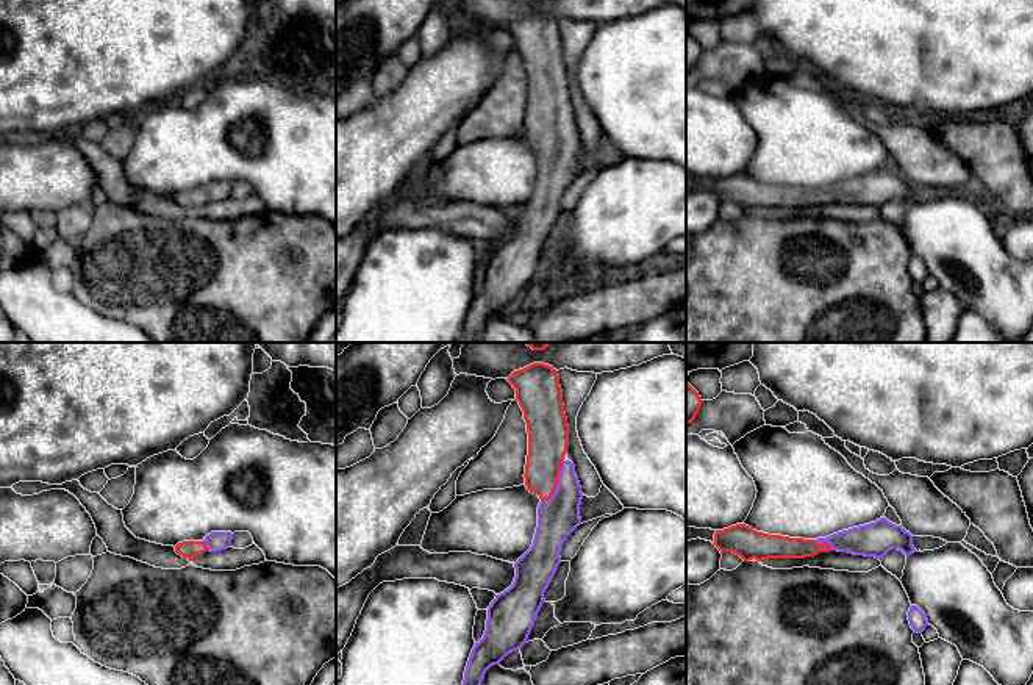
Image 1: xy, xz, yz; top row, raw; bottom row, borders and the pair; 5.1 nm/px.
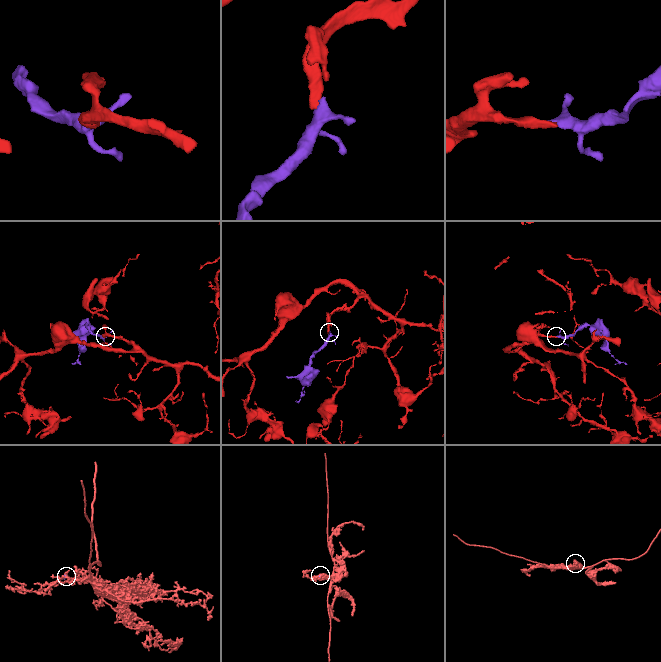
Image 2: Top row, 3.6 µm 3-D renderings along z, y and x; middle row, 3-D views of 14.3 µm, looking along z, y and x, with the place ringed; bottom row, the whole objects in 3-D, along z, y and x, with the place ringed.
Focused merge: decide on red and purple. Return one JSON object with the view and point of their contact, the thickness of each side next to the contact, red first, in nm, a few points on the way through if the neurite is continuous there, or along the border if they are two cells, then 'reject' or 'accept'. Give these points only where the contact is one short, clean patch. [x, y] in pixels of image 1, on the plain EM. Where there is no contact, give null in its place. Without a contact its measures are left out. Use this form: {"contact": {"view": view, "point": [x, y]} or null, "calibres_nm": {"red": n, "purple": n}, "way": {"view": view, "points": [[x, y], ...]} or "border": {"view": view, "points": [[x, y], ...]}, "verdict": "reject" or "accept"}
{"contact": {"view": "xz", "point": [557, 133]}, "calibres_nm": {"red": 200, "purple": 200}, "way": {"view": "xz", "points": [[547, 86], [547, 124], [557, 133], [558, 166]]}, "verdict": "accept"}

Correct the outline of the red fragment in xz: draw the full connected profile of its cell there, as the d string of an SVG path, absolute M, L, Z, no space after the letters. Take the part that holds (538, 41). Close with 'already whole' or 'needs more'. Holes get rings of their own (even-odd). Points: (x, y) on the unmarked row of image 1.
M533 13L514 20L506 30L516 39L516 50L527 72L528 105L524 127L527 139L541 149L538 177L531 197L514 213L516 227L513 235L497 244L488 256L486 280L470 302L459 342L474 342L481 336L491 316L500 314L508 303L519 300L527 292L538 263L545 252L544 242L561 213L561 197L581 174L581 136L574 113L564 108L569 95L569 75L558 20L544 13Z | needs more

